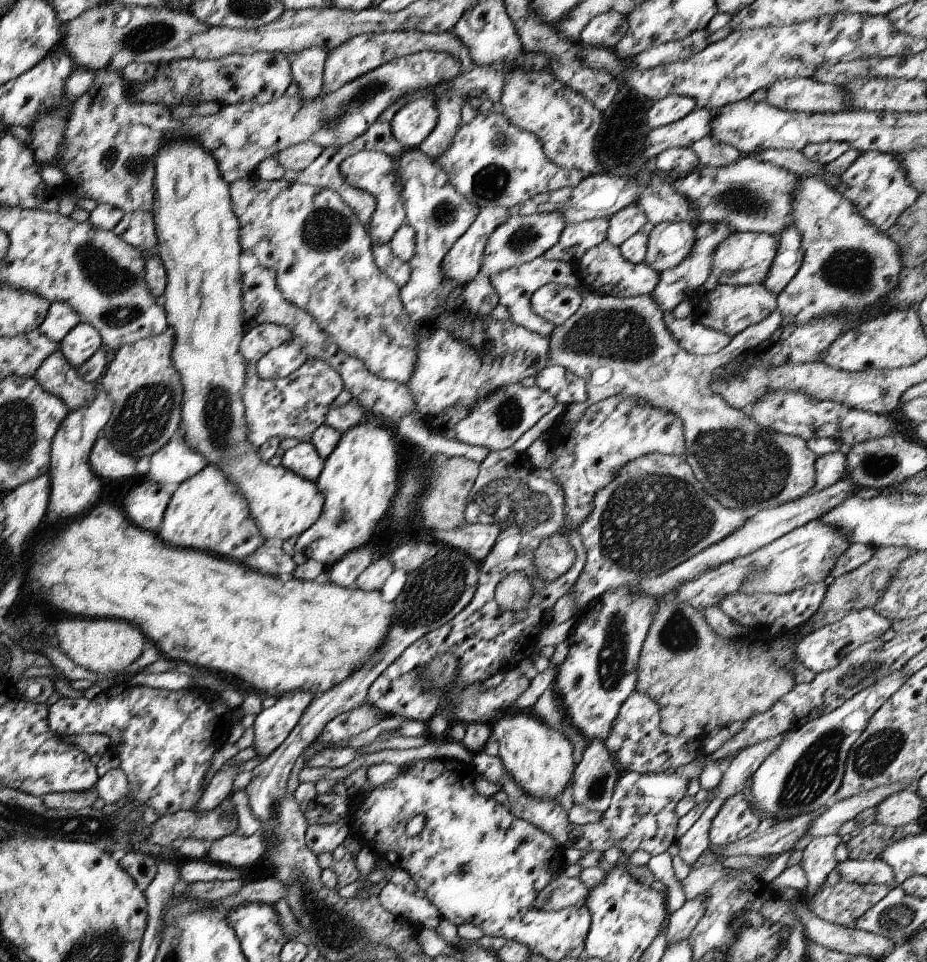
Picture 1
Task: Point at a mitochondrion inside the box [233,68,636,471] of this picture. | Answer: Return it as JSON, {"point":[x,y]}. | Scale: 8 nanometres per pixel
{"point":[326,229]}

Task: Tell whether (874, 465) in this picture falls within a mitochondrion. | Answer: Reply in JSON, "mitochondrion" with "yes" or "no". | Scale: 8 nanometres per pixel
{"mitochondrion":"yes"}

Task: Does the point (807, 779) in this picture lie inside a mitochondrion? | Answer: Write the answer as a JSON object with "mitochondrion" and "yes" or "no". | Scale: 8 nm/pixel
{"mitochondrion":"yes"}

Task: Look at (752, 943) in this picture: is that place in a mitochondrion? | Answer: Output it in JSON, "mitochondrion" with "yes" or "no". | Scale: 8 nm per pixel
{"mitochondrion":"yes"}

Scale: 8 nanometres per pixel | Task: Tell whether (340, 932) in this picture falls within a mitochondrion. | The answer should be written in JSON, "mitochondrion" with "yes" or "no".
{"mitochondrion":"yes"}

